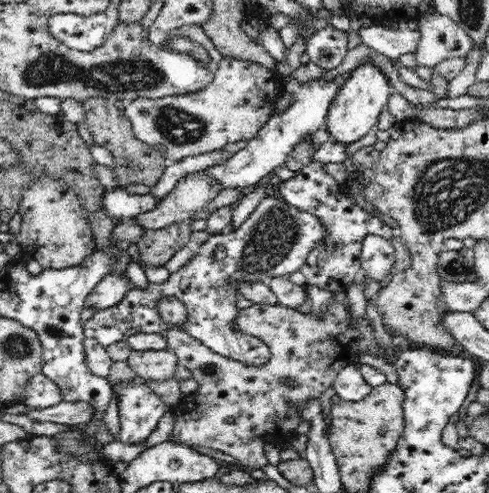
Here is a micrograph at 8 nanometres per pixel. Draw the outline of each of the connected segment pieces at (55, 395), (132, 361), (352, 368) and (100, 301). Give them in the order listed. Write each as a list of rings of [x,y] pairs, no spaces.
[[[43,372],[30,378],[24,390],[23,403],[27,407],[48,408],[62,401],[60,387]]]
[[[169,348],[162,350],[132,350],[127,364],[134,376],[144,380],[170,380],[176,374],[178,358]]]
[[[352,363],[335,376],[332,387],[341,400],[358,402],[370,394],[372,387],[366,383],[359,366],[358,363]]]
[[[108,273],[88,295],[85,306],[93,306],[96,310],[116,306],[124,298],[124,294],[132,288],[133,285],[128,277],[118,275],[118,273]]]

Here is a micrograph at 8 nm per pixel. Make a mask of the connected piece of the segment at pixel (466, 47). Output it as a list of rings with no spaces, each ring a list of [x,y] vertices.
[[[438,11],[418,16],[420,42],[415,52],[416,64],[413,70],[418,67],[433,68],[438,62],[446,58],[456,58],[457,56],[466,57],[473,47],[472,39],[466,34],[466,31],[458,26],[450,17],[440,14]]]

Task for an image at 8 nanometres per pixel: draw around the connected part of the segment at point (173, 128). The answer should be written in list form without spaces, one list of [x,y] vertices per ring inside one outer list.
[[[223,57],[207,88],[159,99],[139,98],[126,103],[124,112],[136,139],[156,149],[170,163],[178,163],[190,156],[224,150],[241,140],[254,139],[274,115],[276,101],[284,93],[280,84],[284,80],[275,69]]]

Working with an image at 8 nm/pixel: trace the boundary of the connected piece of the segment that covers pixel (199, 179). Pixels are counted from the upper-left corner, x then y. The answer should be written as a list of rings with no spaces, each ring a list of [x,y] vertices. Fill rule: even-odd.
[[[204,170],[190,173],[176,182],[174,188],[162,200],[162,204],[156,206],[155,210],[138,214],[132,222],[140,230],[159,230],[172,223],[188,222],[194,219],[196,214],[203,214],[207,204],[210,204],[220,191],[220,185],[212,177],[205,176]]]

